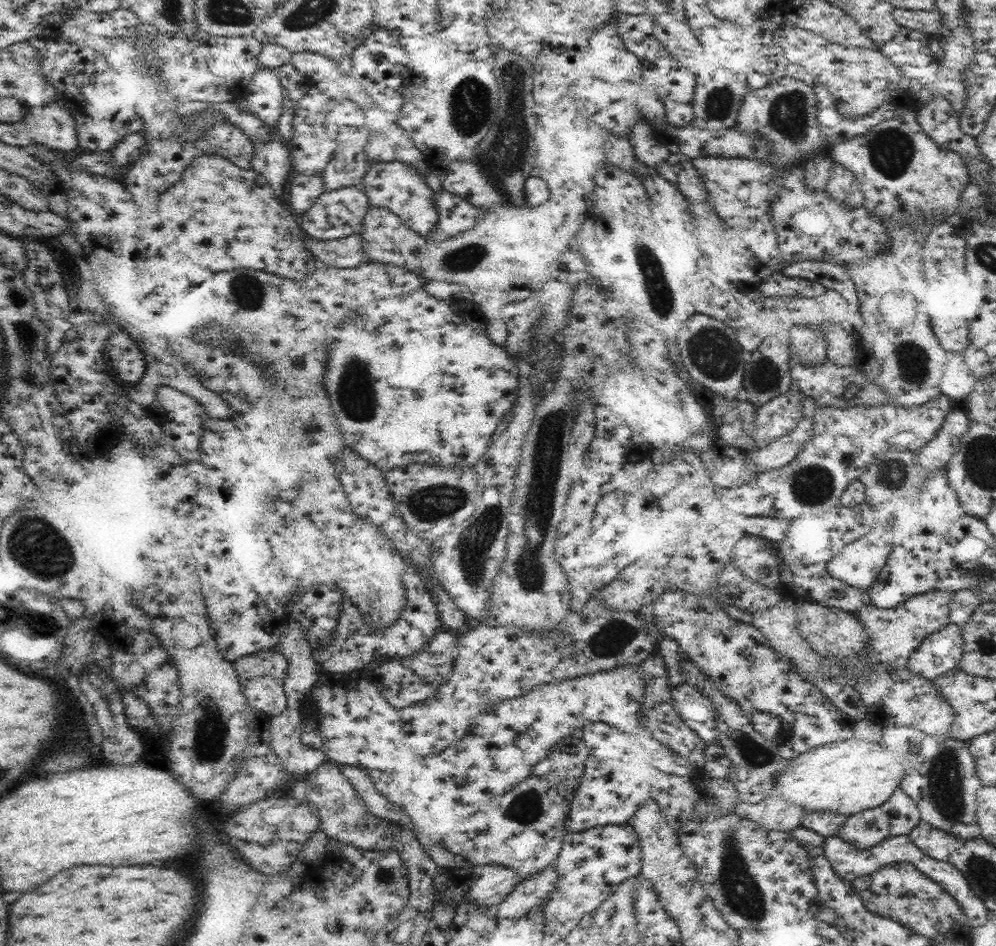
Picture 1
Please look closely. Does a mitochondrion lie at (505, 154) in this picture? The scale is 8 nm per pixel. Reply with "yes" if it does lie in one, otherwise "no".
yes

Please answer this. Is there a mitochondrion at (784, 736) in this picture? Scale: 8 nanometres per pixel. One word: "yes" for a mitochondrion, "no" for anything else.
yes

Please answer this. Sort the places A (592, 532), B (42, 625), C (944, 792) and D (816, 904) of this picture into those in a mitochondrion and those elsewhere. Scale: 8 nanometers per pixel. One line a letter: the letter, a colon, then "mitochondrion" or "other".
A: other
B: mitochondrion
C: mitochondrion
D: other

